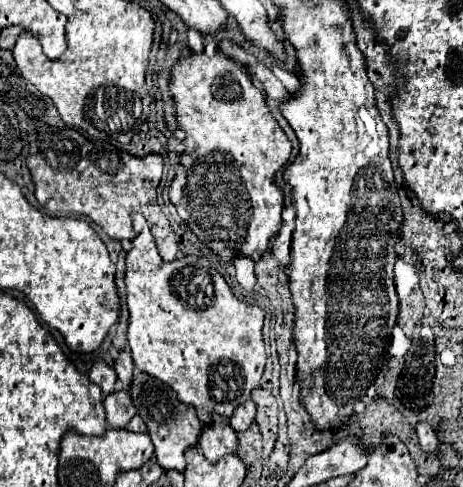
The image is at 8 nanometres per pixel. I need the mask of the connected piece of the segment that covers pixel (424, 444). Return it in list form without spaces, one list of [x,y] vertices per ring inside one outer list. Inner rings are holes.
[[[421,422],[415,426],[415,432],[419,436],[419,444],[421,444],[421,450],[423,452],[435,452],[437,450],[437,434],[435,434],[435,428],[429,424],[429,422]]]

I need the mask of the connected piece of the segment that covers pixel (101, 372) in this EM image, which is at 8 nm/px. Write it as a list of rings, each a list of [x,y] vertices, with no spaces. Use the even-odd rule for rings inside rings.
[[[103,360],[93,364],[93,368],[89,370],[89,378],[103,390],[105,396],[113,394],[115,382],[117,382],[117,372],[111,366],[107,366]]]

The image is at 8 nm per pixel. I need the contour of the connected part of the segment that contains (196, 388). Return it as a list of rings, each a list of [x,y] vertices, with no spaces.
[[[133,214],[133,230],[135,238],[131,240],[131,252],[127,252],[125,286],[129,306],[127,342],[135,366],[145,374],[155,376],[163,384],[169,384],[183,404],[189,404],[197,410],[203,424],[213,424],[213,416],[233,416],[233,408],[249,400],[251,390],[259,388],[263,376],[265,346],[261,328],[265,312],[259,306],[237,300],[225,278],[211,266],[207,258],[185,256],[175,262],[163,262],[141,214]]]

